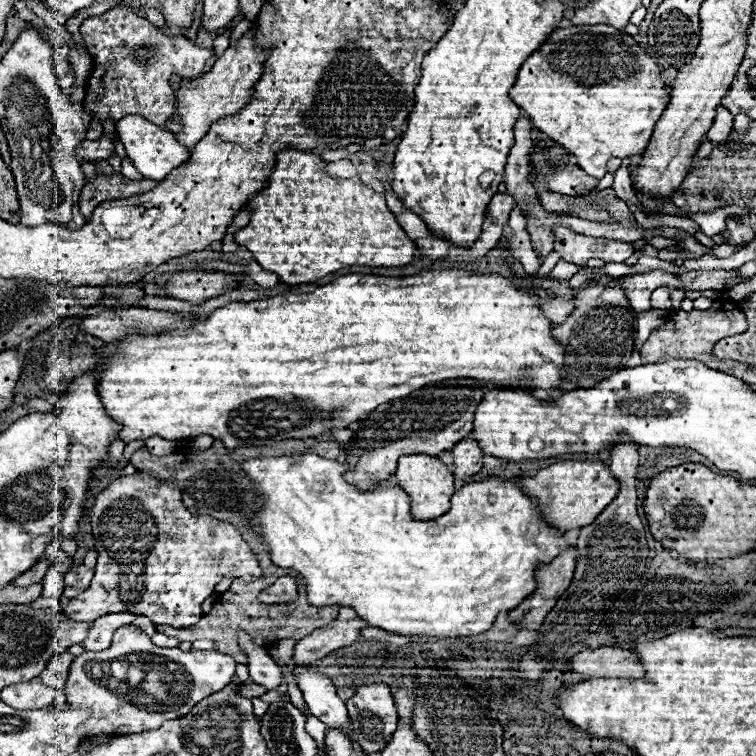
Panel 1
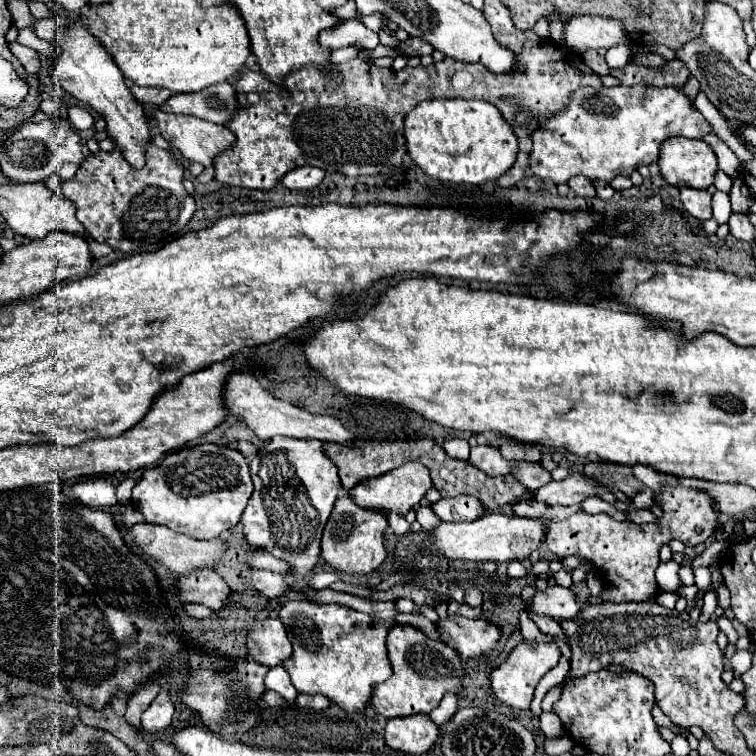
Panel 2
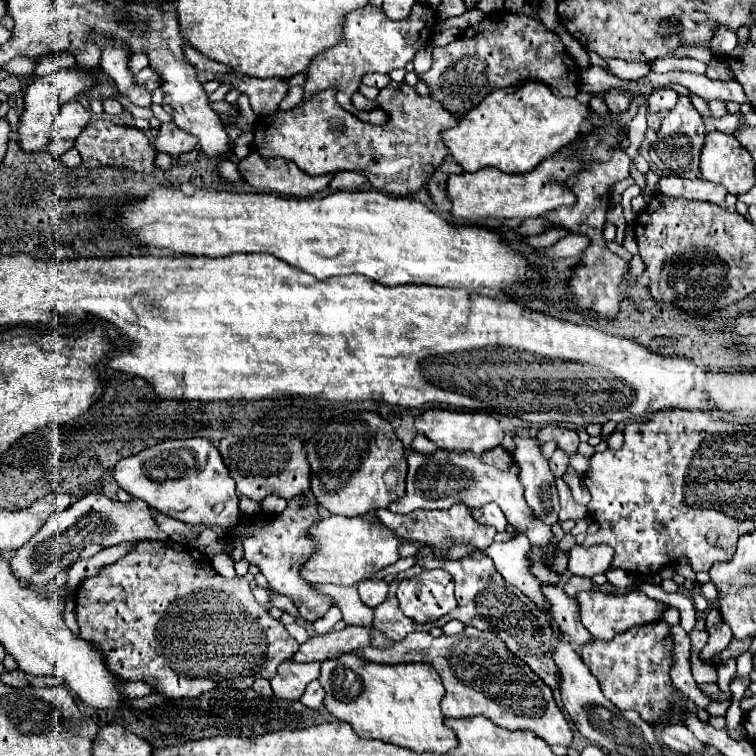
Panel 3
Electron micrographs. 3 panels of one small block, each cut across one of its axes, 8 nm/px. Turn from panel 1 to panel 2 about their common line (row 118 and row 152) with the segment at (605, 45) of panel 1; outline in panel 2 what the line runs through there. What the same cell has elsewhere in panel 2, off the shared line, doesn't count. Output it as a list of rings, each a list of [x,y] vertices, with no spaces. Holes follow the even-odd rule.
[[[616,86],[616,88],[580,88],[572,96],[570,106],[562,112],[552,116],[542,128],[538,128],[532,136],[532,152],[530,152],[530,170],[538,178],[550,178],[556,184],[568,182],[572,176],[582,174],[592,180],[612,182],[614,176],[634,172],[640,164],[656,162],[656,154],[660,142],[672,136],[684,138],[704,138],[712,134],[712,126],[704,120],[704,116],[692,106],[690,98],[672,86]]]

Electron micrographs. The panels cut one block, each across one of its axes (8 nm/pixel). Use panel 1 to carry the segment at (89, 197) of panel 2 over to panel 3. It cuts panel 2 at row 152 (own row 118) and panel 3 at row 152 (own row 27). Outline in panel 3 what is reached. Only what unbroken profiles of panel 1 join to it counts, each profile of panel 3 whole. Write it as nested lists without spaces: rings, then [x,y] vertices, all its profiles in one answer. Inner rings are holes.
[[[96,118],[92,120],[86,128],[84,134],[76,140],[76,150],[82,156],[82,162],[86,166],[126,166],[132,168],[136,172],[148,172],[154,168],[154,156],[156,150],[154,146],[148,142],[148,136],[132,126],[120,126],[114,124],[106,118]]]

